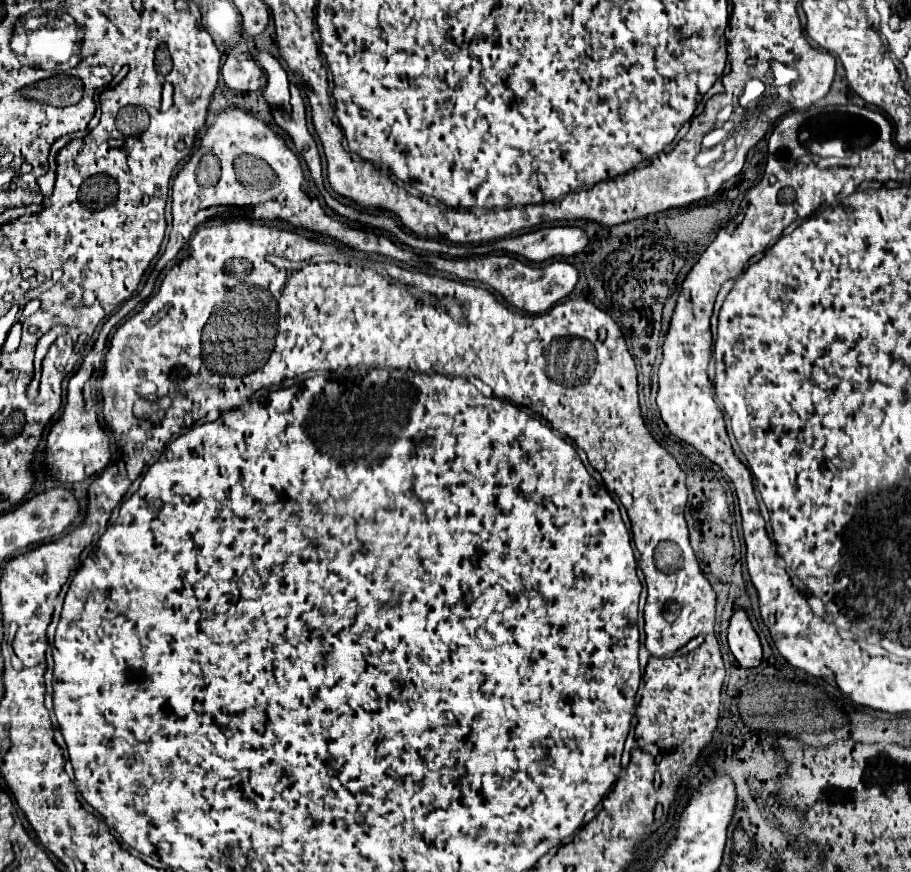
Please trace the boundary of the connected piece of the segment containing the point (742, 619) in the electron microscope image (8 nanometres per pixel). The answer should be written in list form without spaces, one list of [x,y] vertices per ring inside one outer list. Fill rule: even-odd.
[[[737,608],[733,612],[727,628],[727,640],[733,656],[741,666],[755,668],[761,662],[761,642],[755,628],[751,626],[747,610]]]

